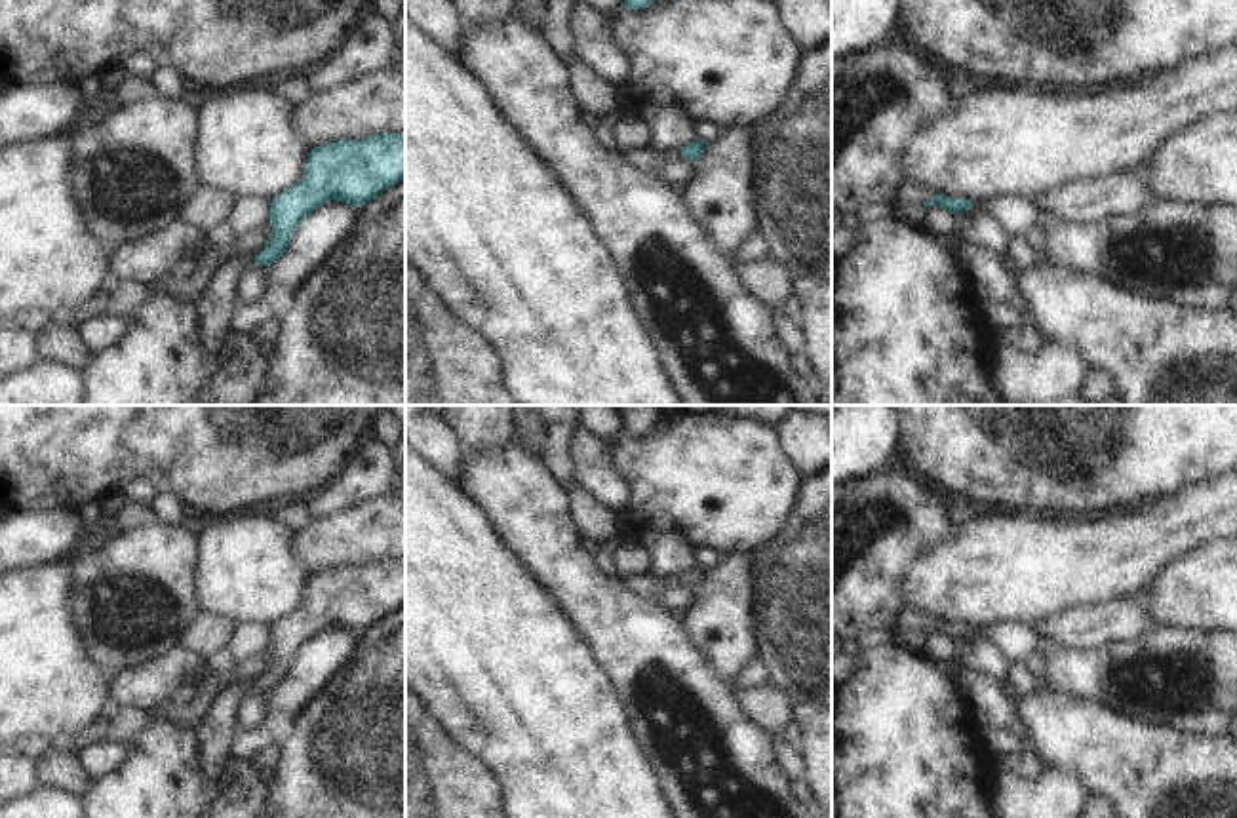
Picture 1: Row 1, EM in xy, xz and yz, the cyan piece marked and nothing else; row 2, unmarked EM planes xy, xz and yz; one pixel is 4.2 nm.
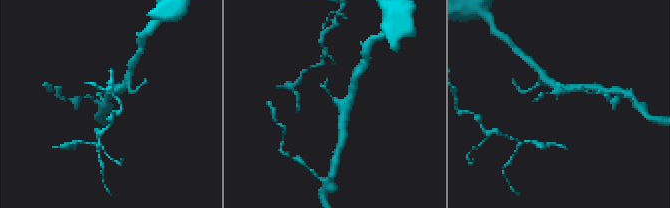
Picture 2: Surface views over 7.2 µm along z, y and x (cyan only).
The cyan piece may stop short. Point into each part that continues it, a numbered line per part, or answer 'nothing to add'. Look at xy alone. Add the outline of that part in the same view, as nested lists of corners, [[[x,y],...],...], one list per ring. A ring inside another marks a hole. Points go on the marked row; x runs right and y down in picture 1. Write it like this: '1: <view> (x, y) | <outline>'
nothing to add

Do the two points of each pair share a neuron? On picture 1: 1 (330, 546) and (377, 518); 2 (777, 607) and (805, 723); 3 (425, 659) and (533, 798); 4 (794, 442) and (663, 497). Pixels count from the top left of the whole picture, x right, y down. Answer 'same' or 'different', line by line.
1: same
2: same
3: same
4: different

